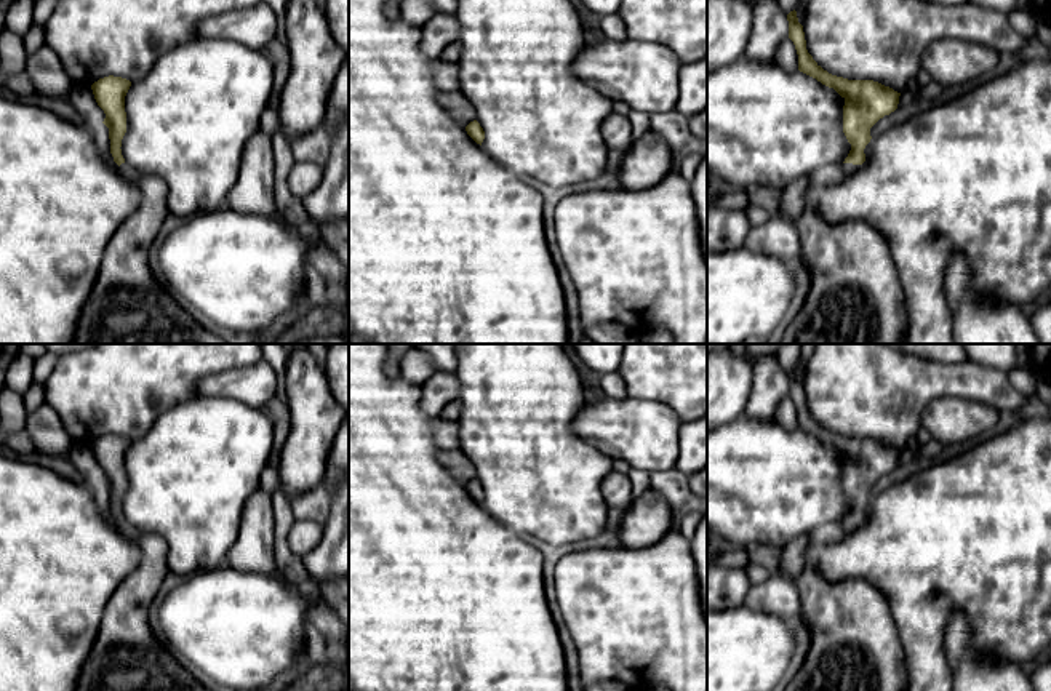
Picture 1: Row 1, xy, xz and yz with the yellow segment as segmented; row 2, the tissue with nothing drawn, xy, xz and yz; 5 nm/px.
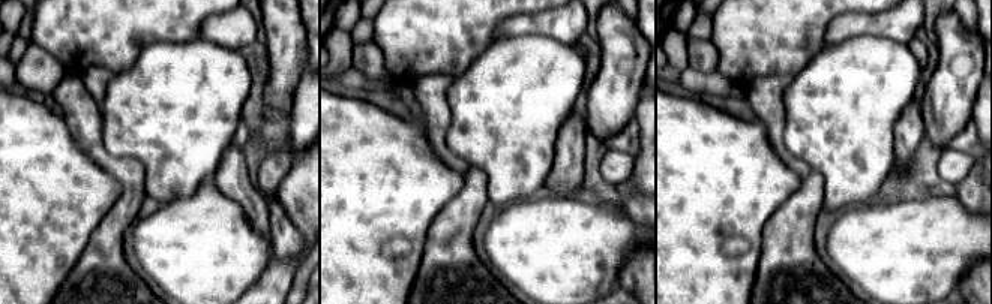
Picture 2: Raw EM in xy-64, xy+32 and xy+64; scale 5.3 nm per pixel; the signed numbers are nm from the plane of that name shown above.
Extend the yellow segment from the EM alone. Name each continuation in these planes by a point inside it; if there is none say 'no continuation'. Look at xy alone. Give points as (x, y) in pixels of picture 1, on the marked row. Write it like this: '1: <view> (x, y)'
1: xy (131, 173)

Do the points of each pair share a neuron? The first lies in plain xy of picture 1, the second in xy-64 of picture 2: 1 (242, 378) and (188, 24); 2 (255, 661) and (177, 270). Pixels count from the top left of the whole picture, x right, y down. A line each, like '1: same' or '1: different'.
1: different
2: same

